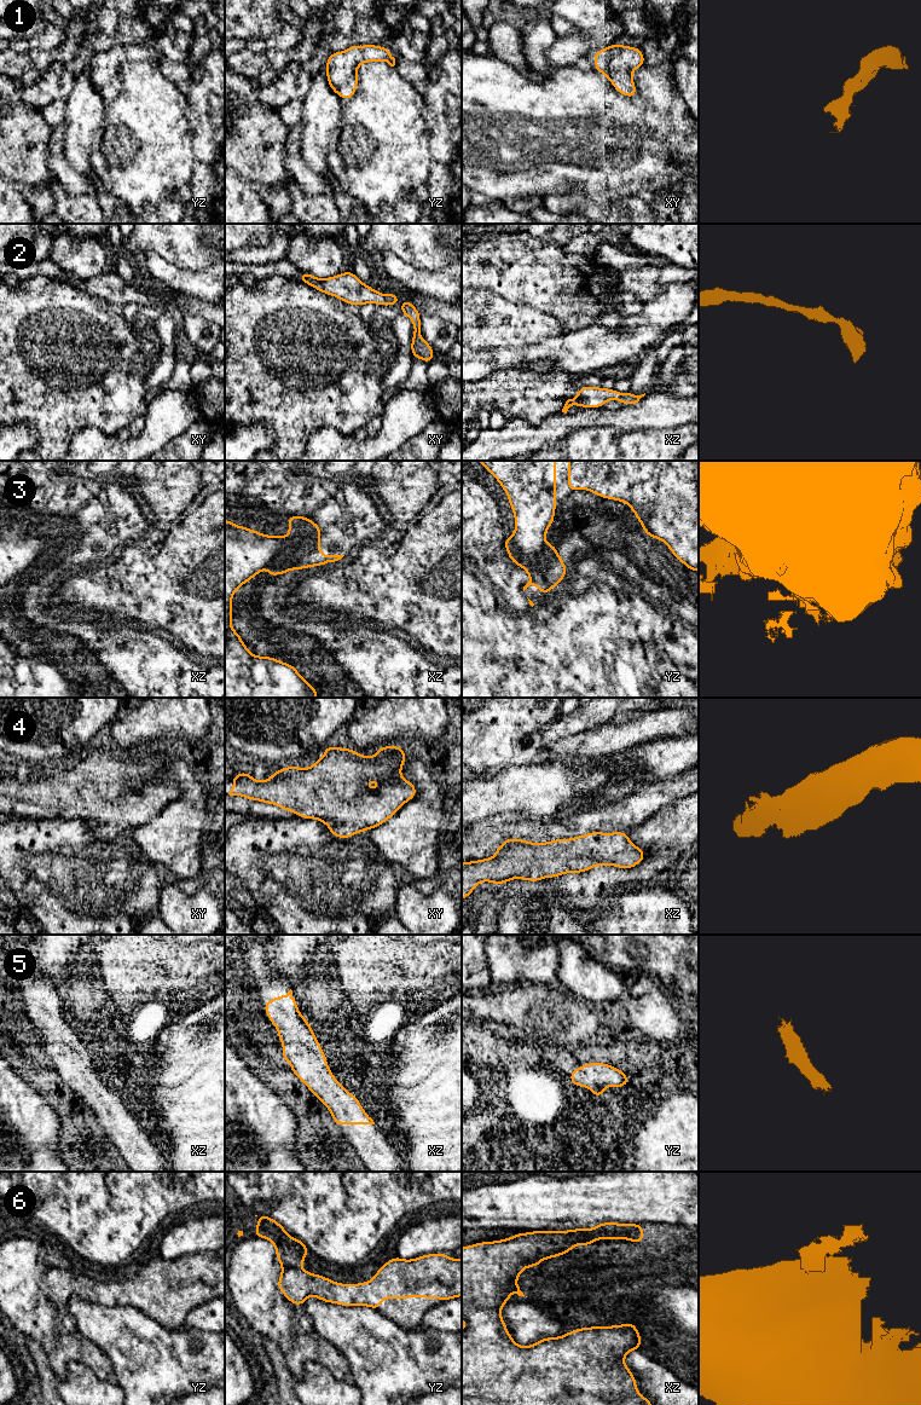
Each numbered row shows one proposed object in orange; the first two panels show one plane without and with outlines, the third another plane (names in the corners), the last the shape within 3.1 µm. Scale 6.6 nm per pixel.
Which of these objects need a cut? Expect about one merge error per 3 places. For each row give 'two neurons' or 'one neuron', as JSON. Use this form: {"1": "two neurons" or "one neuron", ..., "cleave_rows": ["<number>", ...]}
{"1": "one neuron", "2": "one neuron", "3": "one neuron", "4": "one neuron", "5": "one neuron", "6": "two neurons", "cleave_rows": ["6"]}

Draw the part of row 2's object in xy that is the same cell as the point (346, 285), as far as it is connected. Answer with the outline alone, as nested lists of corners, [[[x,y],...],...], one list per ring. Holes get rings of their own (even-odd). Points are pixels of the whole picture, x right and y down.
[[[352,271],[325,279],[301,272],[297,279],[326,295],[341,299],[347,305],[376,303],[380,306],[393,306],[399,301],[396,293],[383,295],[372,287],[365,285]]]

